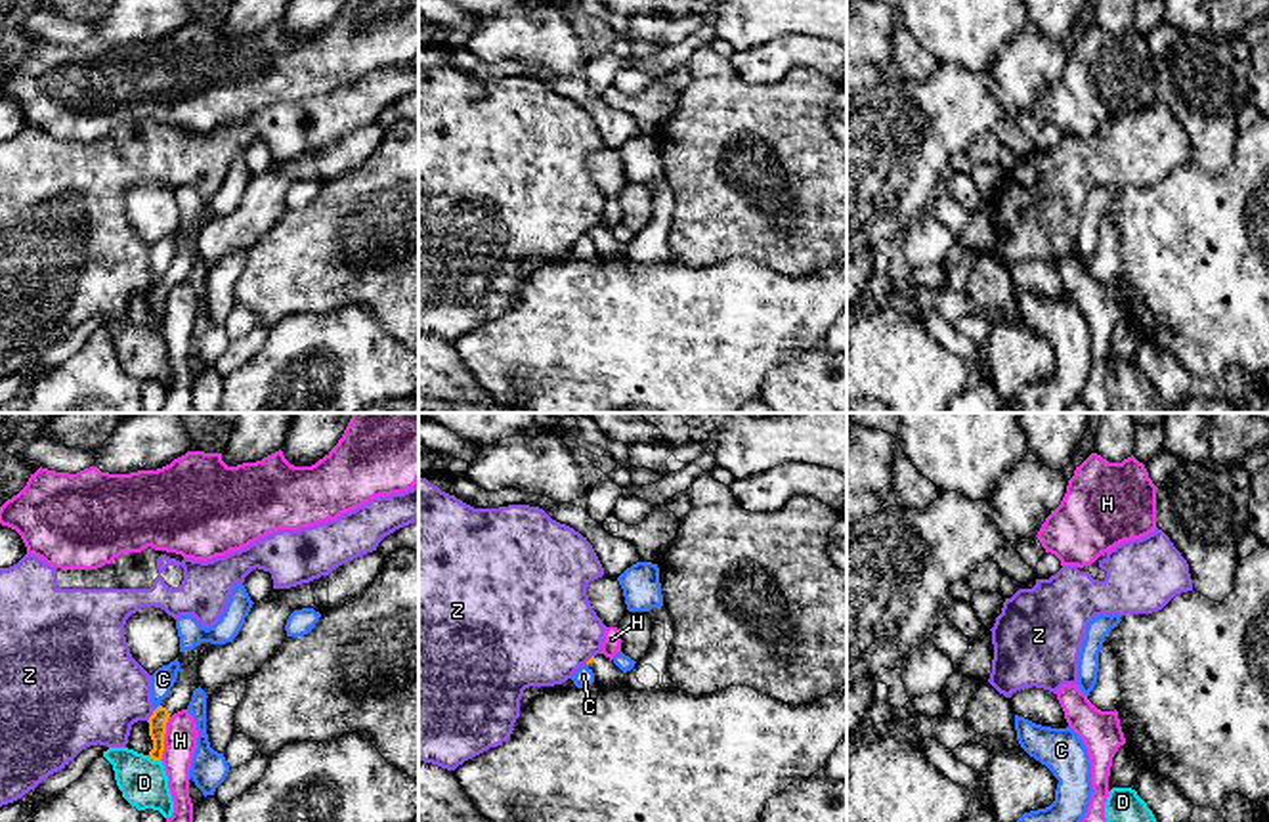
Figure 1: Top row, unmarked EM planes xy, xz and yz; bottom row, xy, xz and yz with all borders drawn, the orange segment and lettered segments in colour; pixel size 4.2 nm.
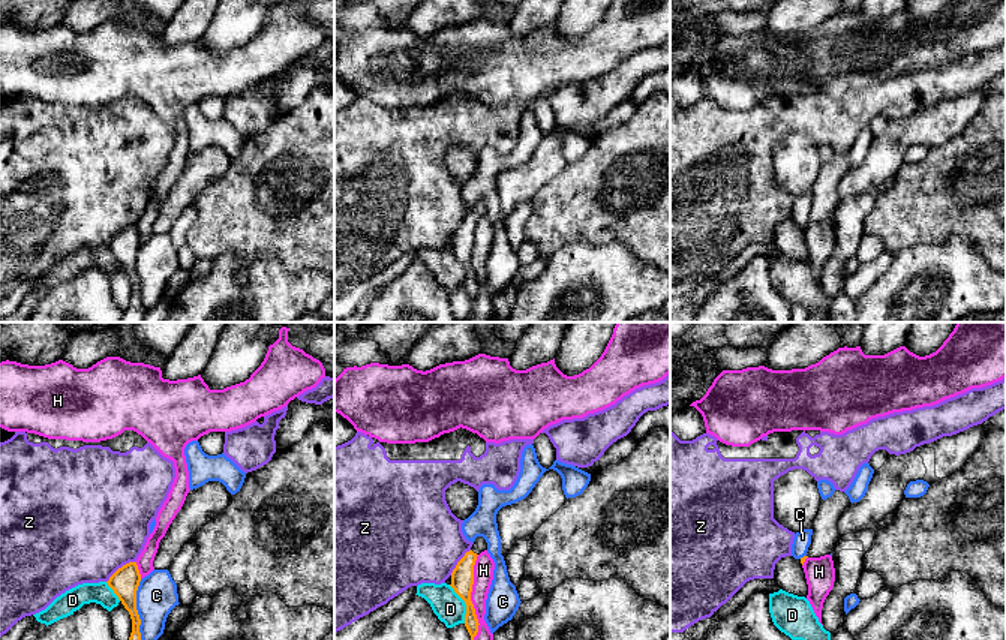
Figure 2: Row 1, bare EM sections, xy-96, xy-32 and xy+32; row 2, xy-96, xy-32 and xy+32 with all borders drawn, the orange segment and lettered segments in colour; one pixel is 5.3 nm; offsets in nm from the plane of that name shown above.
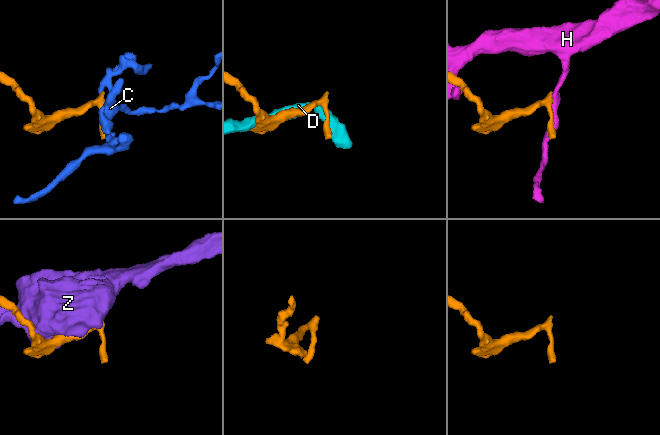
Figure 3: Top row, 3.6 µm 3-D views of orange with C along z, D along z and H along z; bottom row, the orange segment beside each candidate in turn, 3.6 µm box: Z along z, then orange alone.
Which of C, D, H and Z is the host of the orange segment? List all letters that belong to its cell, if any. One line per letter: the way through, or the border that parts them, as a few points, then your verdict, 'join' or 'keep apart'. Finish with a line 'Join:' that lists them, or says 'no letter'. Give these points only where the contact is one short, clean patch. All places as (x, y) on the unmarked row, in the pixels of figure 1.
C: keep apart
D: keep apart
H: keep apart
Z: keep apart
Join: no letter

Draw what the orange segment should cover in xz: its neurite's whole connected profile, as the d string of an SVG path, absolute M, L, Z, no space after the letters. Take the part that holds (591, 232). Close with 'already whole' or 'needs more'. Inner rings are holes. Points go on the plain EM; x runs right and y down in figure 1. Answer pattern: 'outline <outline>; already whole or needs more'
outline M604 226L592 227L587 237L594 245L594 254L598 256L617 258L625 252L625 245Z; needs more

